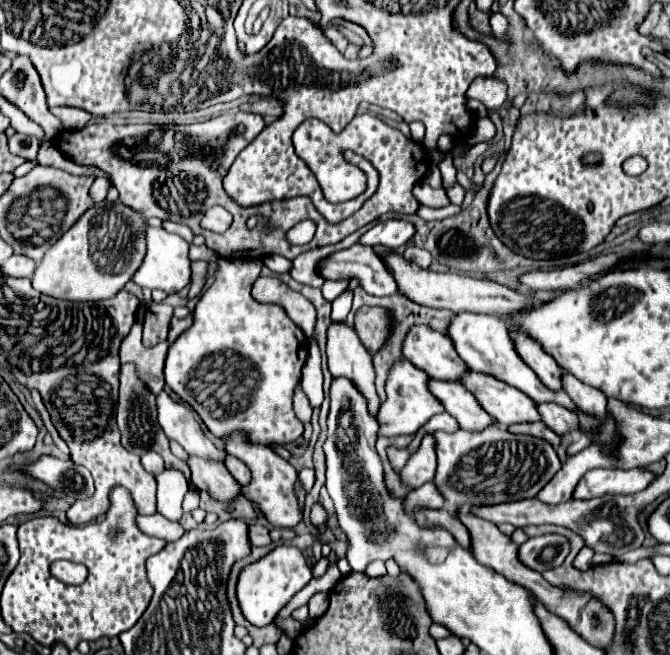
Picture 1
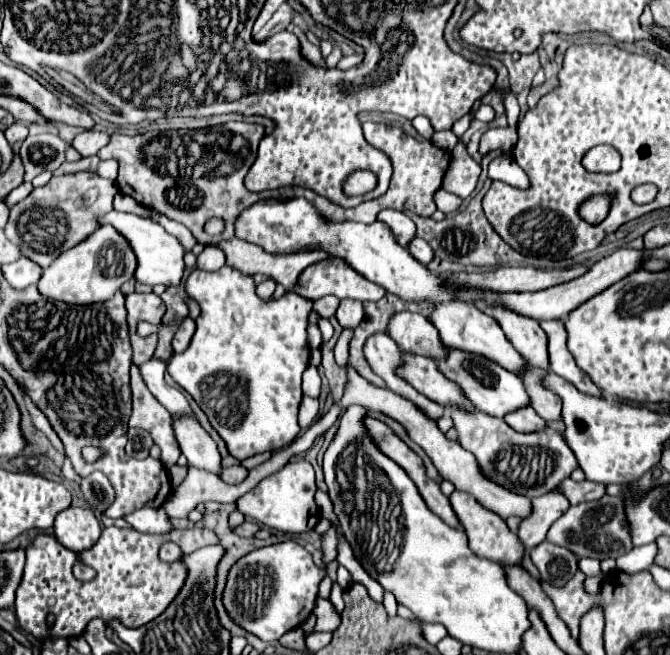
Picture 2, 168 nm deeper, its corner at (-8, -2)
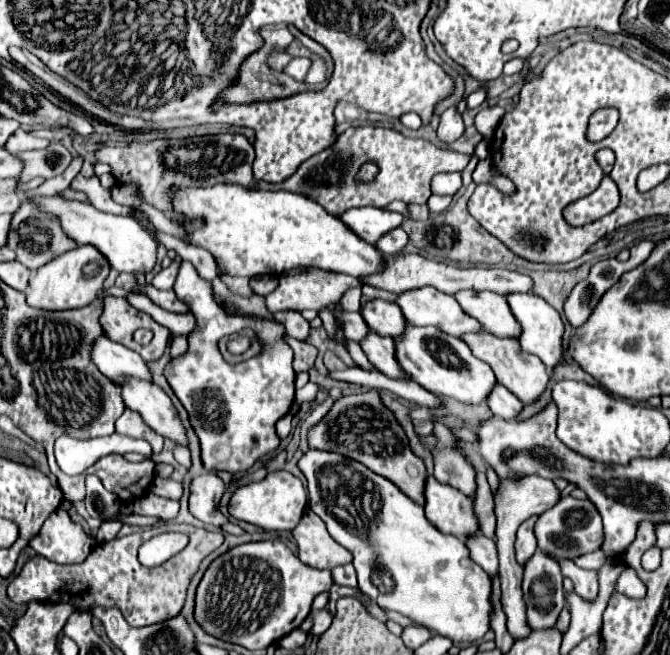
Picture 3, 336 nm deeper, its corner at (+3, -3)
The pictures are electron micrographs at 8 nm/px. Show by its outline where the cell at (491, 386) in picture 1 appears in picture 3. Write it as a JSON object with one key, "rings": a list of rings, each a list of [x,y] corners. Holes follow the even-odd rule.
{"rings":[[[409,326],[403,340],[395,340],[395,348],[397,348],[397,360],[401,368],[405,368],[405,372],[417,384],[421,384],[425,390],[433,394],[477,406],[489,398],[491,390],[497,384],[497,378],[489,368],[489,364],[475,358],[463,340],[443,334],[437,328]],[[423,344],[427,346],[423,348]]]}

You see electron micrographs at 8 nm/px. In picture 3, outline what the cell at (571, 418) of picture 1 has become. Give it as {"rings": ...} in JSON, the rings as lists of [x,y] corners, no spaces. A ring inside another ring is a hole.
{"rings":[[[481,330],[479,334],[463,336],[463,340],[469,344],[473,356],[481,358],[483,362],[487,362],[493,368],[493,372],[497,376],[497,382],[503,384],[509,392],[513,392],[525,406],[529,406],[529,404],[533,404],[535,400],[541,398],[541,394],[545,392],[545,388],[549,384],[547,368],[537,356],[523,352],[517,340],[499,340],[497,336],[489,334],[485,330]]]}

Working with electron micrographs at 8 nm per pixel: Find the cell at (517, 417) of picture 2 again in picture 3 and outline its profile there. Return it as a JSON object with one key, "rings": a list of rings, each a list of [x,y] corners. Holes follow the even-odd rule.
{"rings":[[[497,384],[497,388],[493,388],[489,400],[487,400],[491,412],[497,416],[497,418],[503,418],[503,420],[515,420],[519,416],[519,412],[523,410],[523,404],[521,400],[517,400],[517,396],[513,396],[505,386]]]}

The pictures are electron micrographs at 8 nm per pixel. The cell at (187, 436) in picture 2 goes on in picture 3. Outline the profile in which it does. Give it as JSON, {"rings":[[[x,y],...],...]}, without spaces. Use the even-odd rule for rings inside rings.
{"rings":[[[129,380],[127,384],[121,384],[121,390],[125,406],[139,412],[151,430],[155,430],[163,438],[173,440],[179,446],[189,448],[185,426],[181,424],[171,398],[157,384]]]}

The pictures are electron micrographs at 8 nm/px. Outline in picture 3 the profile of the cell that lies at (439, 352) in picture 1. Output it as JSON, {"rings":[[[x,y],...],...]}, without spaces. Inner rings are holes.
{"rings":[[[373,300],[361,310],[361,314],[369,324],[369,328],[379,336],[401,338],[405,334],[405,328],[409,326],[401,308],[397,308],[397,304],[393,302]]]}

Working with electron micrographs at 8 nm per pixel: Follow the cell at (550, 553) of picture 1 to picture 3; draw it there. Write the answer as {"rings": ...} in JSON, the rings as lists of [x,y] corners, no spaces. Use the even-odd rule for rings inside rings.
{"rings":[[[537,550],[525,564],[523,594],[527,602],[527,620],[533,630],[551,628],[563,610],[563,584],[559,562]]]}

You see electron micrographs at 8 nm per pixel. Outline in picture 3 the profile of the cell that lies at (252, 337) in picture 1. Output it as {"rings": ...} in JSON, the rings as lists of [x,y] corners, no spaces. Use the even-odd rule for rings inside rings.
{"rings":[[[181,262],[175,286],[173,286],[177,298],[185,302],[195,316],[195,330],[189,334],[189,348],[185,354],[171,358],[171,362],[165,366],[165,378],[171,384],[173,392],[189,412],[191,426],[195,428],[199,440],[201,440],[201,452],[203,452],[203,464],[207,470],[227,470],[227,472],[245,472],[251,468],[259,458],[265,454],[271,454],[281,444],[281,438],[275,432],[275,424],[279,418],[283,418],[293,400],[295,400],[295,372],[293,372],[293,350],[285,342],[285,328],[273,318],[259,318],[253,314],[227,314],[225,308],[215,300],[213,284],[209,280],[203,280],[191,262]],[[243,328],[251,328],[257,334],[257,340],[261,342],[261,352],[253,356],[251,360],[245,360],[241,364],[227,364],[219,352],[219,340],[223,336],[241,332]]]}

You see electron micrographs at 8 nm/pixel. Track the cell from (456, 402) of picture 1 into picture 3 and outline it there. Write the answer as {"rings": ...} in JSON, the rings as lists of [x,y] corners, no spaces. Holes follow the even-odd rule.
{"rings":[[[371,332],[365,342],[361,342],[363,352],[367,354],[369,362],[385,376],[393,378],[393,380],[411,380],[409,374],[405,374],[405,370],[401,368],[401,364],[397,364],[395,358],[395,344],[393,340],[385,340],[381,336],[377,336],[375,332]]]}

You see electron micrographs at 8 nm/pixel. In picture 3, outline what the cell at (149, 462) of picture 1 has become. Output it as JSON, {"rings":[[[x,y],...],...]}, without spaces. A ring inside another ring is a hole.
{"rings":[[[61,436],[55,442],[55,458],[65,474],[83,474],[89,466],[97,462],[97,458],[109,452],[139,452],[143,456],[151,456],[151,448],[145,440],[133,440],[129,436],[101,436],[91,440],[75,440],[69,436]]]}

